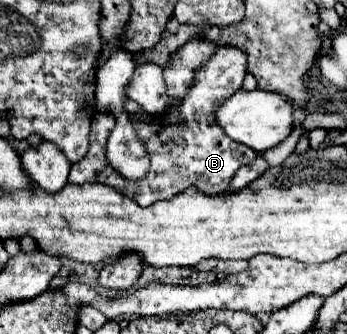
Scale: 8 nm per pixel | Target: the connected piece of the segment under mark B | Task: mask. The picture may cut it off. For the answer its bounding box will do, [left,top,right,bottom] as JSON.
[69,47,257,205]

